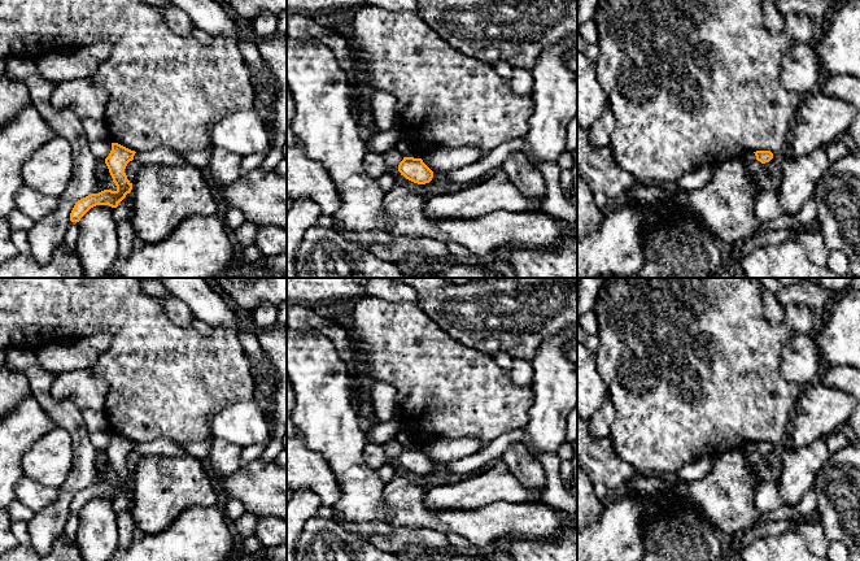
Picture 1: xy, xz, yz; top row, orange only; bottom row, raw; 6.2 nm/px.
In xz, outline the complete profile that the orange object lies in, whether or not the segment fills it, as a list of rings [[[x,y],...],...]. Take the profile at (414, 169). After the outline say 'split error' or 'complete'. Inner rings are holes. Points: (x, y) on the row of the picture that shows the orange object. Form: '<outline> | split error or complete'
[[[403,157],[398,165],[398,171],[406,179],[418,184],[429,183],[433,178],[433,171],[423,162],[422,158]]] | complete

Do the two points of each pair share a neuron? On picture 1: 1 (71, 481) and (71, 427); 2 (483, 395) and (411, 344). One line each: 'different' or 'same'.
1: same
2: same

